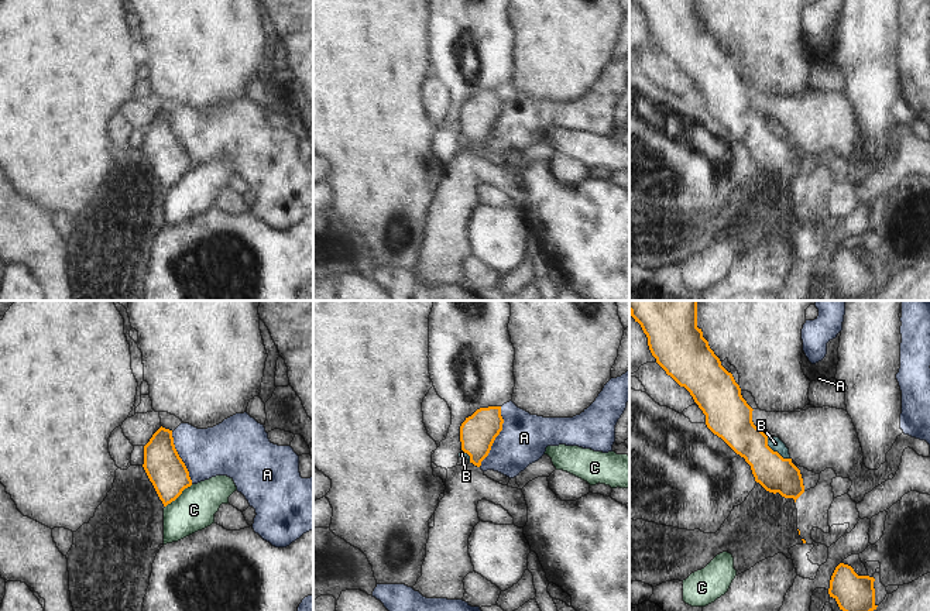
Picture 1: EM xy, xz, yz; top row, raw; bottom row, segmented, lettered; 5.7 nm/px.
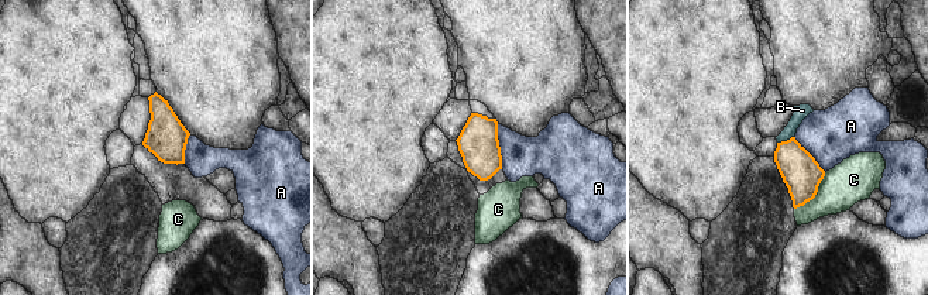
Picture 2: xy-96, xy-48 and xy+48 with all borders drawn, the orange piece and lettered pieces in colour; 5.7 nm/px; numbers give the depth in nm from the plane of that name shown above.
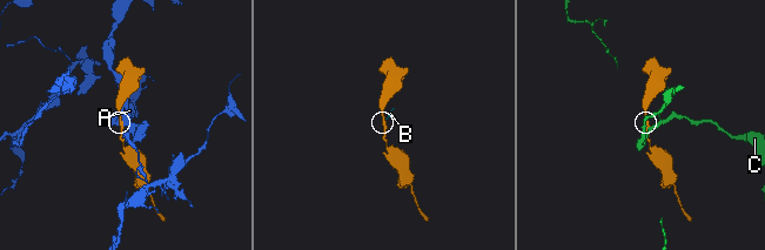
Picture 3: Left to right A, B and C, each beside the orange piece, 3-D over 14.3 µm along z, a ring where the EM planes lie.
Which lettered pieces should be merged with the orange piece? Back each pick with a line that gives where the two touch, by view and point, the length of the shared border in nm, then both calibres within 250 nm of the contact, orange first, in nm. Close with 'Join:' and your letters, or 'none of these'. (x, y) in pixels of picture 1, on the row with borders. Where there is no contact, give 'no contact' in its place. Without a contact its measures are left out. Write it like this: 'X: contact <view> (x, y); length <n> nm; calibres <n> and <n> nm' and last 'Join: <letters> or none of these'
Join: none of these

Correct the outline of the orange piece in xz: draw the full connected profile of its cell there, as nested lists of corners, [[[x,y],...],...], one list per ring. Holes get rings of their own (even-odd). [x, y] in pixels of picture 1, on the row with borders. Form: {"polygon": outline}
{"polygon": [[[501,406],[477,409],[460,426],[461,450],[470,456],[470,463],[480,467],[488,456],[495,437],[502,430]]]}

